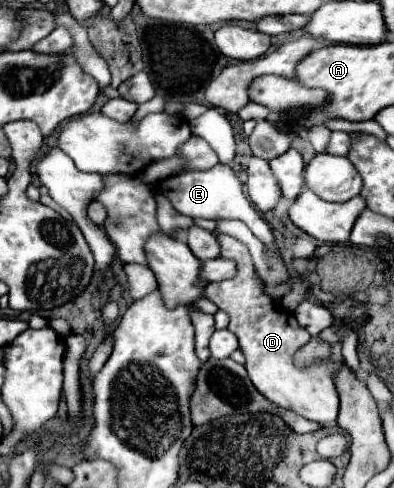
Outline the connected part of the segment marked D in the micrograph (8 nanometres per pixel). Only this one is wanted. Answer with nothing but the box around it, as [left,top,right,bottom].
[205,235,343,425]

